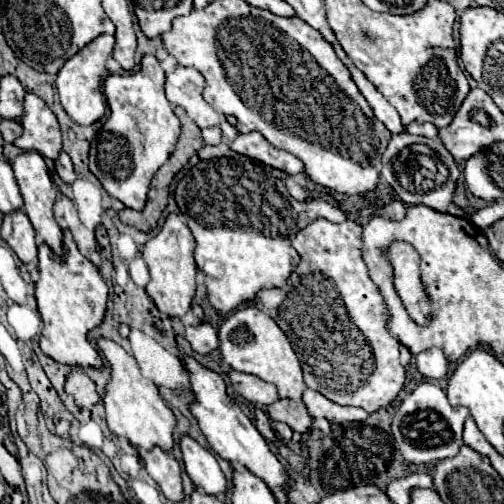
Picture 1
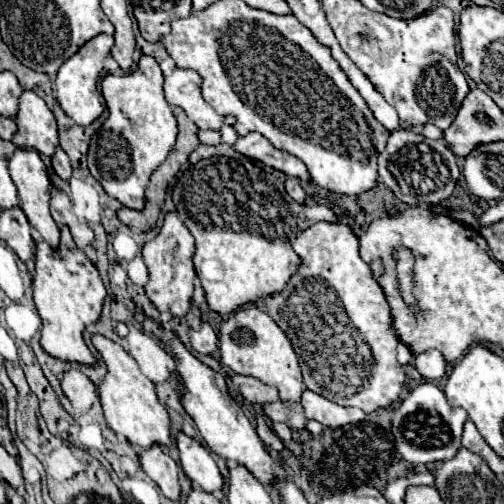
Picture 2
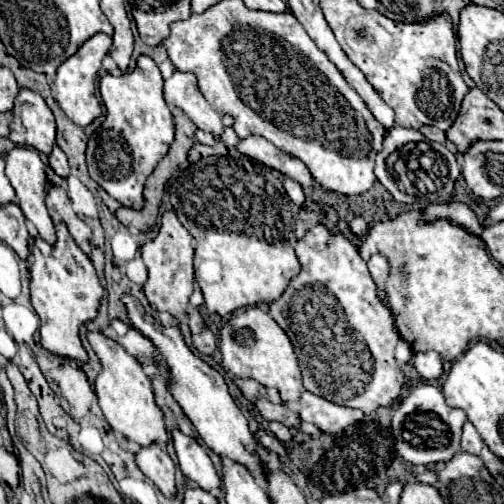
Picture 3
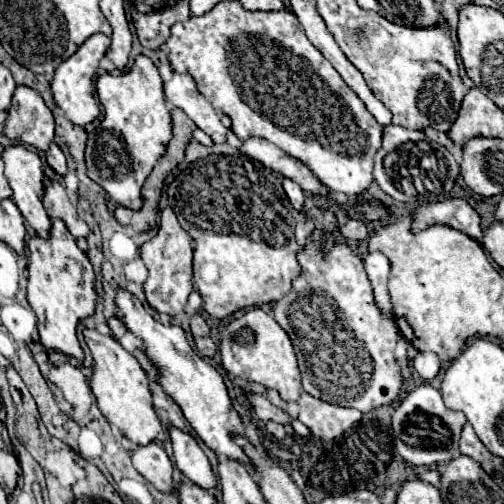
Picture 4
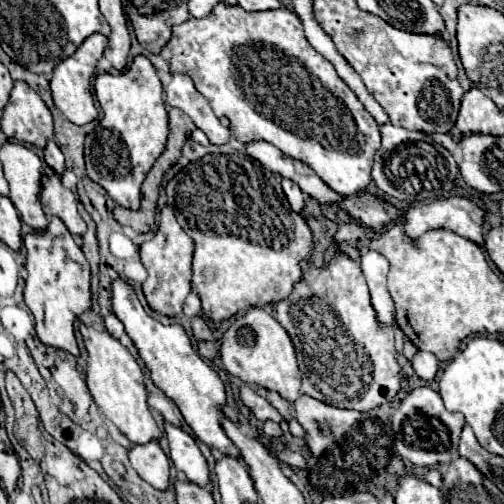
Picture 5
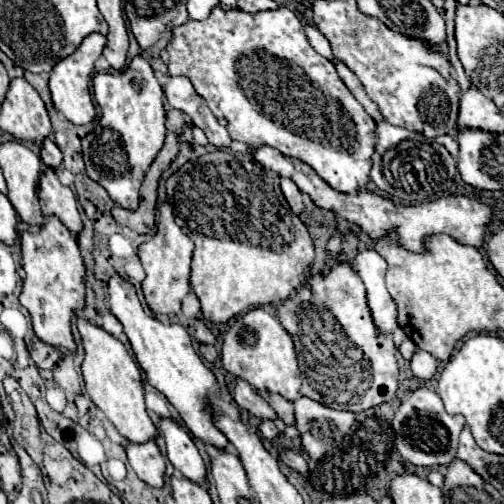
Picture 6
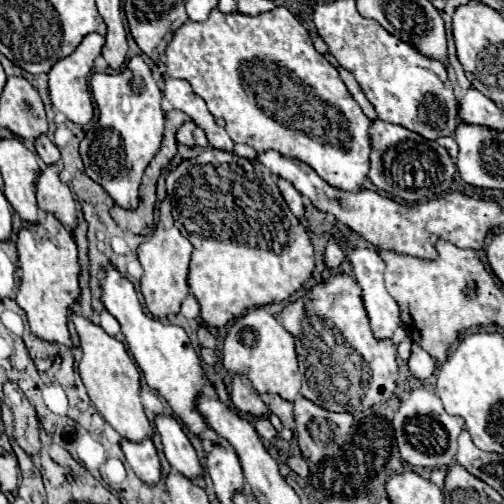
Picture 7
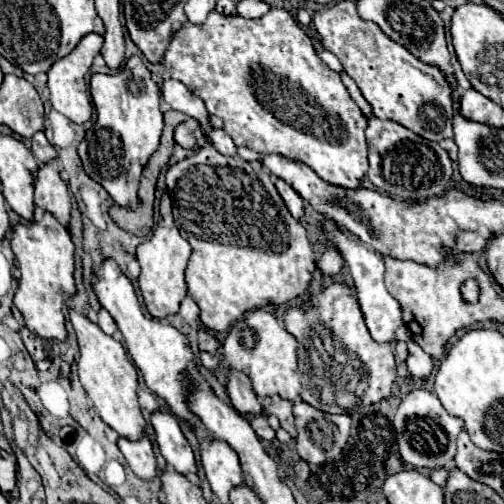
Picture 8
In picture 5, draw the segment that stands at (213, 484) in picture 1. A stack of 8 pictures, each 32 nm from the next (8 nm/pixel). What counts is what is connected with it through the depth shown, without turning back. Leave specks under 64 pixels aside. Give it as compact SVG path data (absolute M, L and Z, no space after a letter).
M164 422L164 434L166 434L168 446L170 446L170 460L176 466L176 470L184 472L186 478L194 484L210 486L208 464L206 464L204 456L200 454L194 438L186 430L182 430L170 422Z

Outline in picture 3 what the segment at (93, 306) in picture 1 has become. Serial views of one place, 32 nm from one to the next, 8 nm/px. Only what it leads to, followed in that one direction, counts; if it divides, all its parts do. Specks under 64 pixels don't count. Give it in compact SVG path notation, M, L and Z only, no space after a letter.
M56 222L56 242L50 244L42 238L36 238L30 242L30 302L40 318L40 342L46 350L50 350L52 354L58 356L66 356L66 358L74 358L80 362L88 360L86 350L80 344L80 336L78 336L78 328L90 320L96 318L98 312L98 304L100 298L104 296L104 288L96 276L96 270L90 262L90 258L76 246L76 242L72 240L68 228L64 222Z

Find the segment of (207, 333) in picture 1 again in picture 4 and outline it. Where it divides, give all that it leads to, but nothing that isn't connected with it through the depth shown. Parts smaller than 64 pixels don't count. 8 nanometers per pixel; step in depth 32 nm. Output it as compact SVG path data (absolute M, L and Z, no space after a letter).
M196 338L196 348L206 358L212 358L216 354L216 342L212 338Z

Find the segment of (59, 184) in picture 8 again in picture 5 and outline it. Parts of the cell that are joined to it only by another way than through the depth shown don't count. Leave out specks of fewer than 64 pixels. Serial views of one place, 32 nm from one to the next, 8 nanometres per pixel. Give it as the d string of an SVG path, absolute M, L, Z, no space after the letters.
M56 174L42 176L42 194L40 194L42 210L46 216L58 216L70 234L82 236L86 232L86 224L76 210L76 196L68 188L62 186Z

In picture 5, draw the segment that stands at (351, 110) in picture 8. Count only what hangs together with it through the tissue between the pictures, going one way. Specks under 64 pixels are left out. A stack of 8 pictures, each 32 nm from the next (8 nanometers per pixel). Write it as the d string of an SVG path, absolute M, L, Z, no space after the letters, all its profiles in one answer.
M220 2L206 18L190 18L172 28L166 50L170 54L170 72L192 78L196 90L210 102L214 114L230 120L228 130L236 140L244 144L256 140L274 144L286 156L308 164L332 190L344 196L354 196L370 184L372 156L380 146L378 124L342 82L334 66L308 44L302 22L292 10L244 12L240 6L224 6Z

